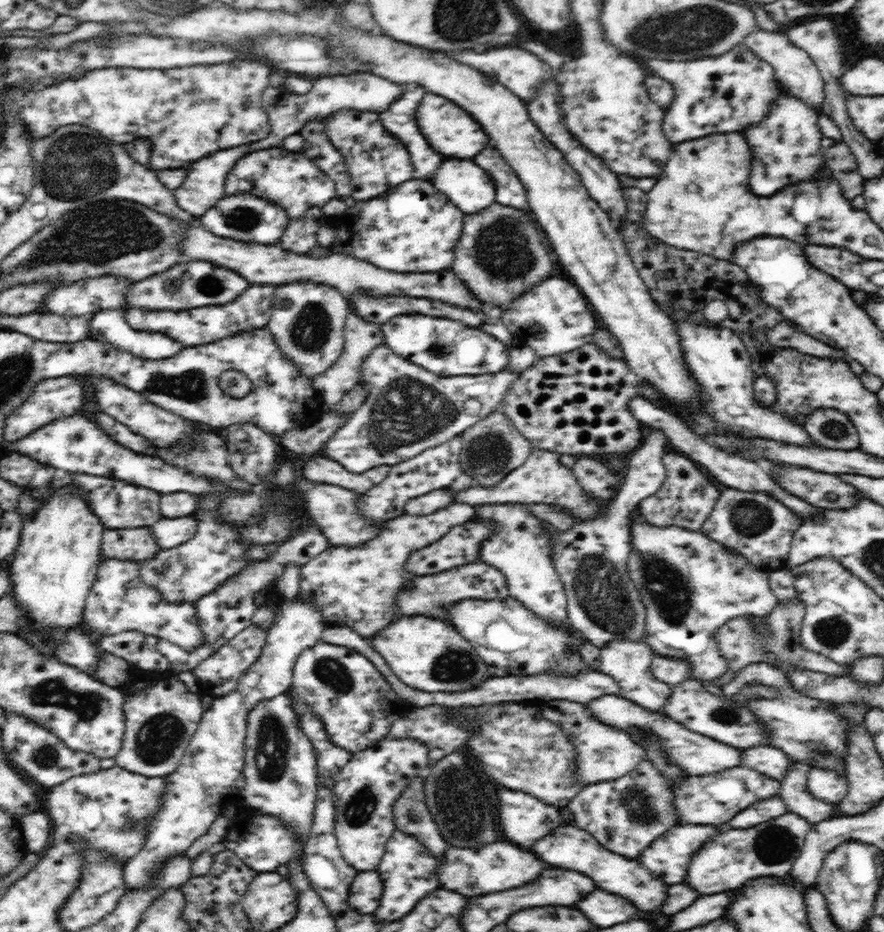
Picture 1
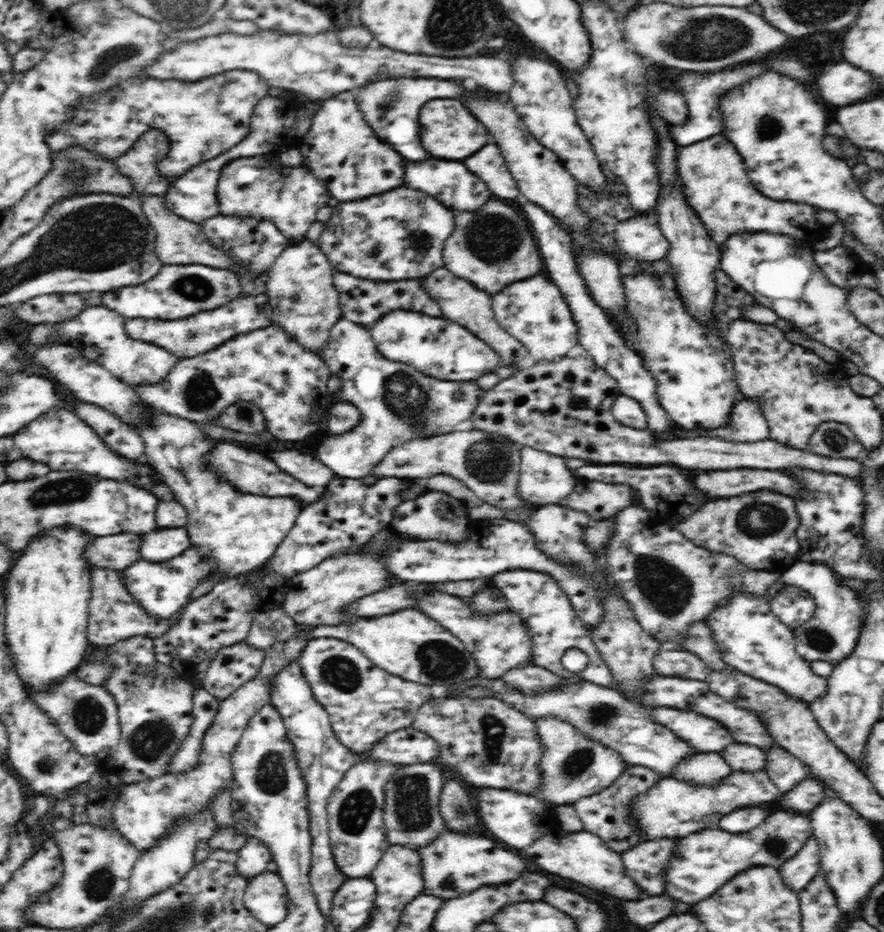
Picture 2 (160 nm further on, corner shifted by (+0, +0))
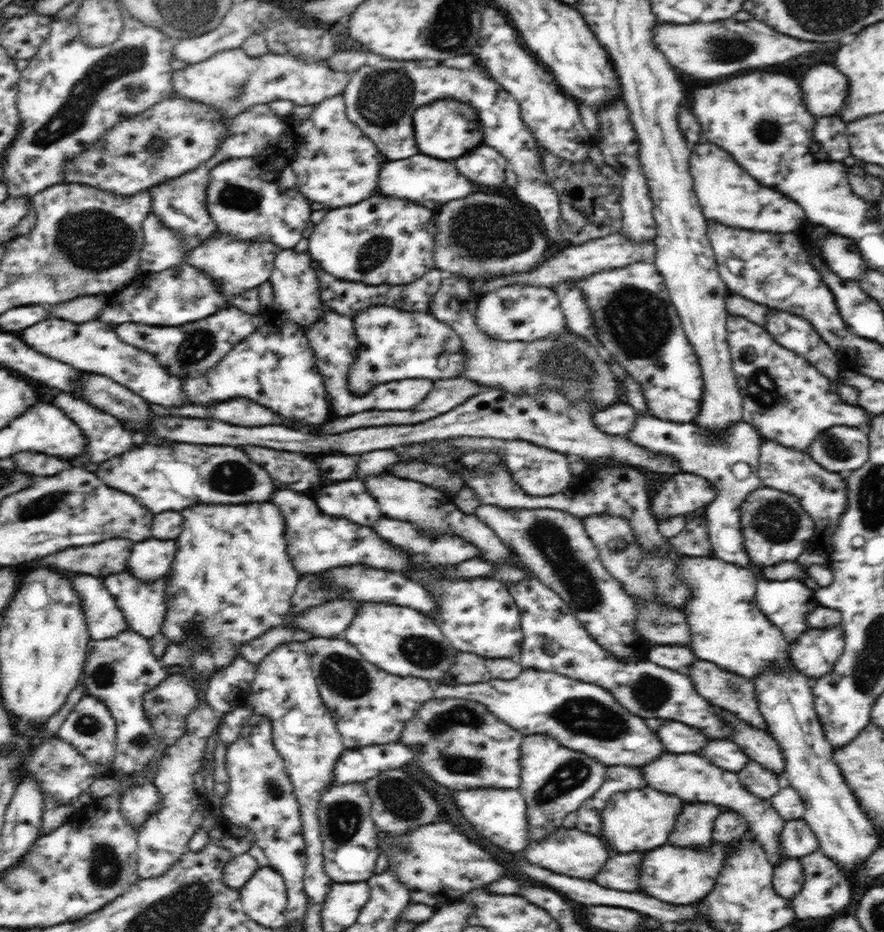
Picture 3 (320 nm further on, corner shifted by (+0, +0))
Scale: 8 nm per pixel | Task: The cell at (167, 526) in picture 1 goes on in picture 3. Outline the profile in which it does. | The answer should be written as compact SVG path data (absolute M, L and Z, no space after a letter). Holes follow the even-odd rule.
M150 538L138 542L130 553L127 571L141 582L156 582L170 572L177 551L176 540Z

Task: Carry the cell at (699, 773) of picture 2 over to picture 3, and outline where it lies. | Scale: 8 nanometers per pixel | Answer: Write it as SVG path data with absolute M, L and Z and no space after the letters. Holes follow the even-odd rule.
M664 753L638 768L646 787L673 794L687 803L708 803L736 811L746 822L749 833L761 845L768 861L776 868L787 858L780 852L780 832L785 820L774 810L770 799L761 799L742 786L737 773L718 768L698 753Z

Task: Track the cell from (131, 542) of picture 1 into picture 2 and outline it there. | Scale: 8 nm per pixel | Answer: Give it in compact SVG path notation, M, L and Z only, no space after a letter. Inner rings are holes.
M118 534L118 536L104 536L94 538L86 546L86 560L98 568L112 568L124 570L128 564L134 564L138 558L140 536L134 534Z

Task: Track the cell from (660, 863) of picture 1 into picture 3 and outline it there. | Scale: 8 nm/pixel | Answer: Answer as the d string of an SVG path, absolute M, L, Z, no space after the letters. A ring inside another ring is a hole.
M624 852L624 854L614 854L606 862L604 870L600 870L594 878L596 884L614 888L614 890L626 890L634 892L638 888L638 872L640 872L640 862L644 860L645 852Z

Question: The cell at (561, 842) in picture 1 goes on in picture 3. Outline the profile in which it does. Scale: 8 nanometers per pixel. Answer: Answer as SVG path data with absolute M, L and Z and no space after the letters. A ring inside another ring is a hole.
M559 827L558 832L552 832L550 836L546 836L540 842L532 842L526 850L524 850L524 858L530 864L548 868L552 872L558 874L566 874L572 878L582 878L582 880L590 880L594 878L600 868L609 861L611 856L607 845L599 839L598 835L593 835L583 830L574 828Z

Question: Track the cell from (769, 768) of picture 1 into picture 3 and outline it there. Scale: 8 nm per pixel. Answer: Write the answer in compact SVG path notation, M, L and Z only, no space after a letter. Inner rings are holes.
M709 739L698 754L728 772L737 773L750 762L750 757L728 739Z

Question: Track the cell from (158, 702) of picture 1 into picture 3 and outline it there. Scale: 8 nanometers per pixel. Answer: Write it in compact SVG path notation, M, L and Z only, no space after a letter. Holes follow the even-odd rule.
M124 631L116 636L94 640L90 639L85 656L81 682L85 694L103 702L116 721L116 756L111 762L113 768L108 775L116 780L131 779L134 773L145 771L147 764L162 756L165 746L146 718L143 694L152 690L170 675L160 660L152 653L148 638L134 631Z

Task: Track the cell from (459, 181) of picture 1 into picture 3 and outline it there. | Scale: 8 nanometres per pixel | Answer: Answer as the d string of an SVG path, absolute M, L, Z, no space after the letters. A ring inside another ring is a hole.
M416 154L406 160L385 162L380 167L375 191L378 195L406 199L435 211L454 198L466 198L466 194L470 196L472 190L478 190L478 188L474 188L474 184L454 168L454 162L434 160L430 156Z

